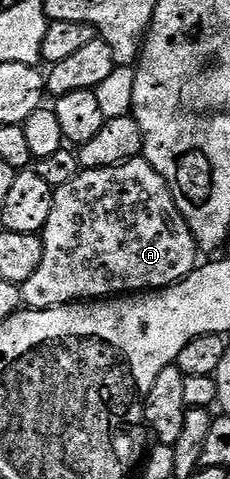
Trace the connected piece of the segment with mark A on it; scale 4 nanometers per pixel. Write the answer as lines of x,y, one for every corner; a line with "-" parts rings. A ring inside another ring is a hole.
143,156
114,167
81,169
79,175
55,189
54,207
43,231
44,250
38,271
20,286
20,299
30,309
53,309
59,305
87,303
121,295
165,289
189,277
197,268
196,240
174,203
174,195

